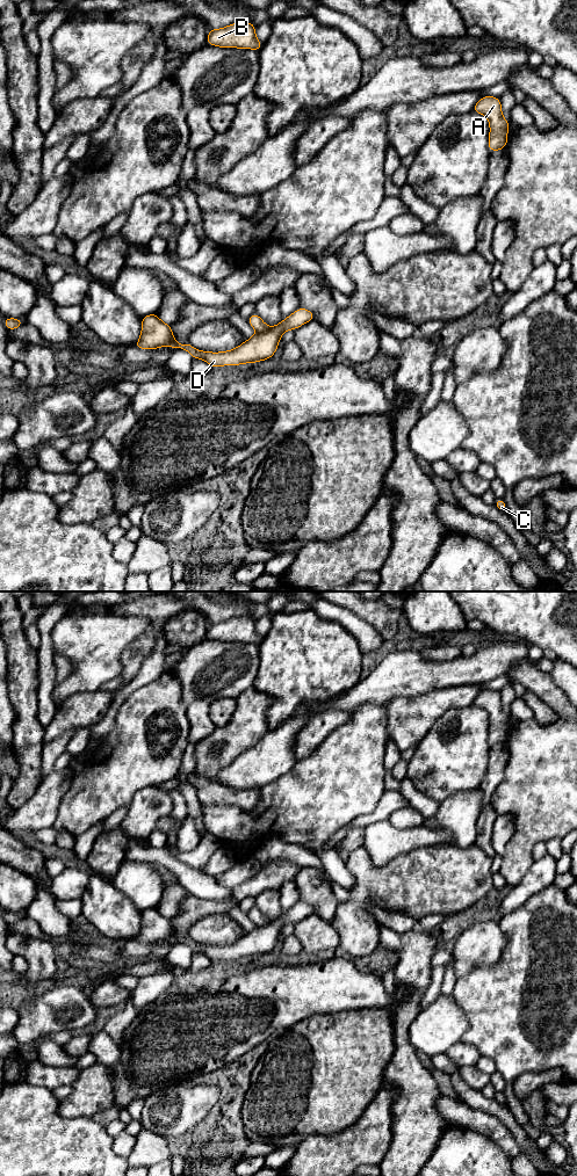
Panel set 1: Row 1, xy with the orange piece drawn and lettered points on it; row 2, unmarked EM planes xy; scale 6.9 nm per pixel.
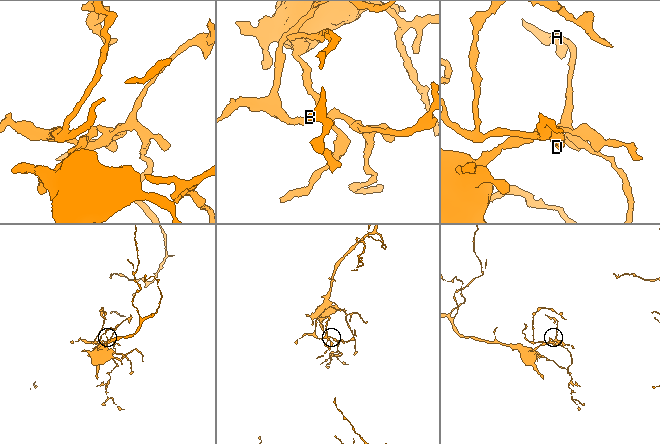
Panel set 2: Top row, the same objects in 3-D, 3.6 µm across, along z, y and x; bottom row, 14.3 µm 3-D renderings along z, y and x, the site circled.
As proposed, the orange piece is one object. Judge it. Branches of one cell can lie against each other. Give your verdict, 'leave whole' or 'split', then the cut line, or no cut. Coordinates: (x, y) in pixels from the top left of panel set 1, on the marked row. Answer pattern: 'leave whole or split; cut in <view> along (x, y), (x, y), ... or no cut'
split; cut in xy along (269, 328), (258, 333)

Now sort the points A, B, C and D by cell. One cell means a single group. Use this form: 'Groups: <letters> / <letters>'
Groups: A B D / C

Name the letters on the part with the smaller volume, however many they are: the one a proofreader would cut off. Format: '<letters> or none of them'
A, B, D

